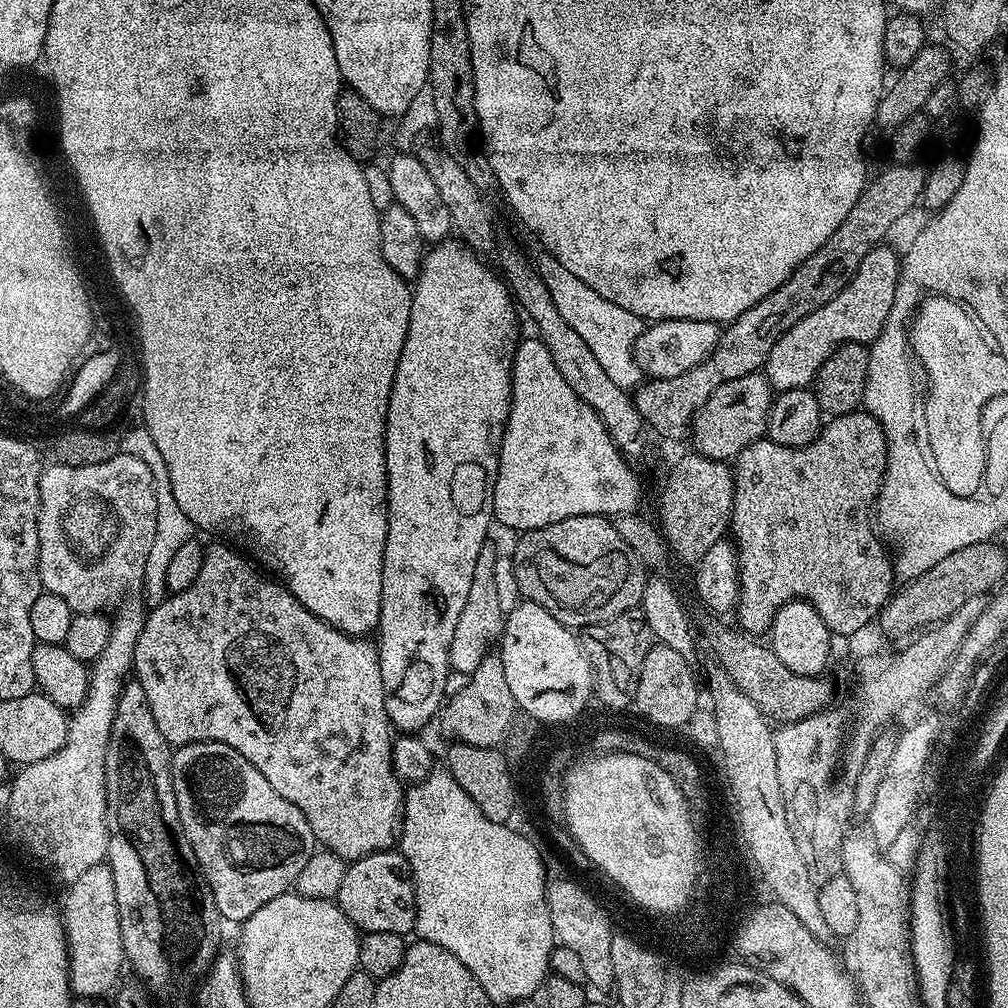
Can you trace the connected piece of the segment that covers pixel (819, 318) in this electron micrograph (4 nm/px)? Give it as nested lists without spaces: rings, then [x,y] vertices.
[[[881,246],[870,250],[866,258],[862,258],[860,268],[852,281],[826,306],[814,310],[814,314],[806,314],[802,322],[790,326],[778,342],[774,342],[774,350],[770,350],[770,358],[764,364],[763,375],[777,393],[795,388],[809,387],[819,374],[821,366],[843,346],[843,344],[871,345],[882,334],[886,326],[886,318],[890,318],[890,306],[894,306],[894,290],[900,281],[901,257],[889,246]]]

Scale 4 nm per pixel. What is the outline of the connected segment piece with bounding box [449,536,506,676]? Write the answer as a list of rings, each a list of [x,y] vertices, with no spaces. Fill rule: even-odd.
[[[494,536],[483,540],[482,549],[478,552],[477,565],[474,566],[473,581],[470,584],[469,597],[458,618],[457,629],[451,643],[449,667],[464,675],[471,675],[481,665],[488,654],[486,640],[493,634],[497,635],[503,629],[505,612],[501,609],[498,599],[498,588],[495,581],[494,566],[500,559],[498,542]]]

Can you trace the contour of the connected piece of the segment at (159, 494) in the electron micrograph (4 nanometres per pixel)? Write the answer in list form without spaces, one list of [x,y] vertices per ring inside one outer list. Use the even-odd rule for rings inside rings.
[[[132,426],[128,429],[130,429],[128,433],[120,436],[120,452],[126,456],[142,458],[142,462],[150,466],[150,478],[154,478],[154,498],[158,498],[158,522],[154,525],[154,542],[150,545],[150,555],[146,557],[142,589],[147,607],[154,609],[169,595],[166,586],[166,569],[174,559],[174,553],[187,540],[193,539],[194,525],[190,522],[190,518],[186,518],[182,506],[174,502],[174,490],[170,490],[170,474],[166,470],[166,462],[162,462],[162,453],[154,443],[154,438],[150,438],[150,430],[143,426]]]

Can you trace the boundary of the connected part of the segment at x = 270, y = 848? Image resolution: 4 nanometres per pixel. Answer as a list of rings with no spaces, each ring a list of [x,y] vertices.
[[[211,740],[210,742],[179,745],[172,752],[172,785],[174,786],[174,802],[178,806],[178,818],[182,822],[182,830],[196,855],[196,867],[204,883],[208,885],[216,908],[225,921],[243,922],[248,920],[250,914],[254,914],[254,910],[262,910],[262,906],[266,906],[266,902],[270,902],[270,898],[278,898],[283,892],[289,891],[295,885],[302,866],[306,866],[306,862],[310,862],[312,853],[317,851],[316,835],[310,830],[310,822],[306,822],[302,810],[298,810],[298,806],[294,806],[294,802],[286,802],[286,798],[282,798],[282,794],[278,794],[278,790],[274,790],[274,786],[270,786],[270,782],[266,782],[264,775],[253,764],[246,762],[246,758],[242,758],[242,754],[238,754],[238,750],[234,750],[222,742]]]

